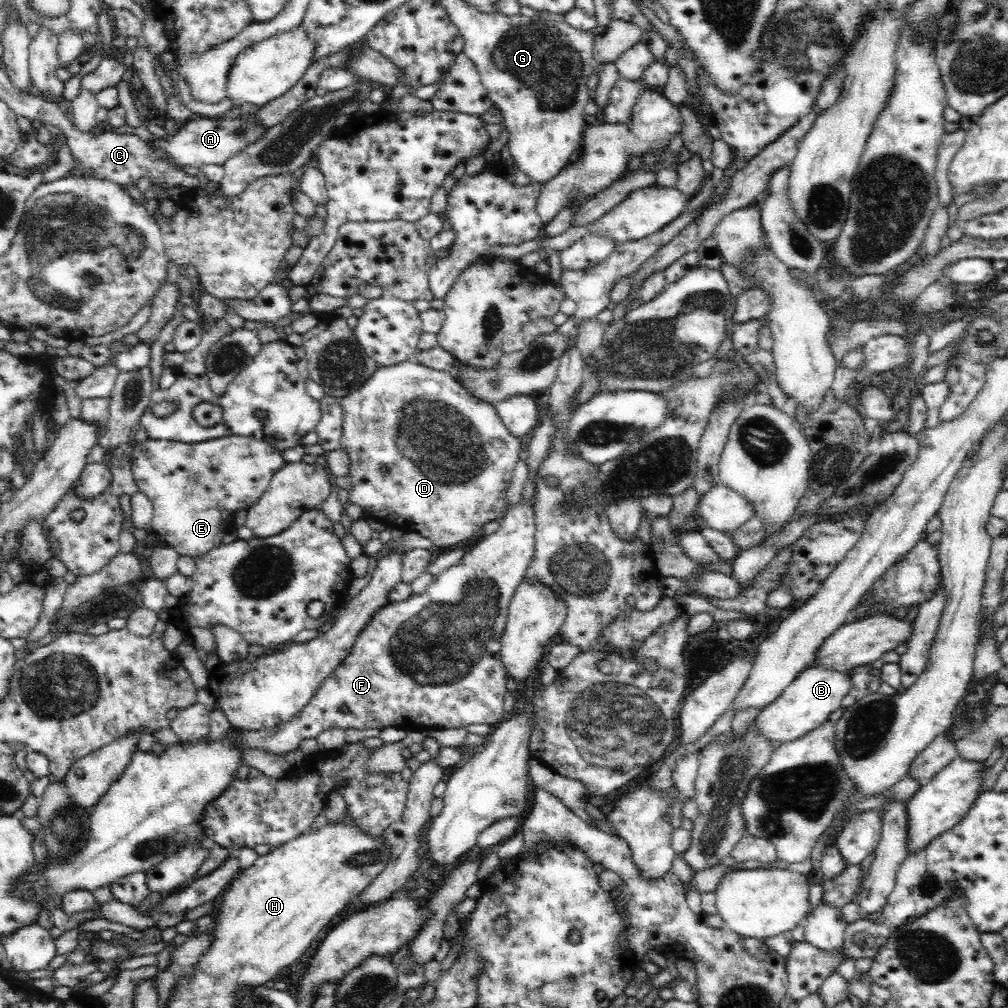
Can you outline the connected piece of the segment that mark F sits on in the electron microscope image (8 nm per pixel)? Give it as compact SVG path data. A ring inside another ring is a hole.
M521 498L516 504L510 506L500 520L498 529L492 534L486 535L453 566L447 568L438 576L434 576L433 582L424 592L419 594L412 593L407 600L382 606L382 609L379 609L377 614L374 614L366 622L366 626L363 626L362 630L358 632L358 636L354 638L354 644L350 646L350 652L342 658L342 662L338 662L338 666L334 666L334 670L330 670L330 676L322 678L322 684L318 686L314 696L310 696L306 706L302 706L300 712L290 716L286 722L282 722L282 724L278 724L274 728L244 731L241 734L241 744L248 749L257 748L273 754L285 754L290 752L290 750L296 751L300 742L305 738L316 738L320 732L330 730L330 728L342 728L344 730L379 728L382 730L388 727L396 727L406 732L428 732L443 728L464 728L471 724L489 724L494 727L500 723L501 719L507 716L503 702L504 694L507 692L506 682L508 682L508 675L504 671L504 665L499 662L500 634L504 630L514 593L518 585L523 581L522 578L526 572L526 567L530 564L534 552L535 524L533 502L534 498Z

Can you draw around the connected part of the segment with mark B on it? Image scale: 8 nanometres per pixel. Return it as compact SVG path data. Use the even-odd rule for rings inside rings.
M812 662L808 664L788 686L757 716L757 730L770 740L792 742L802 734L814 730L822 722L828 721L828 716L838 710L843 698L850 692L853 682L852 674L845 670L832 670L829 666L820 666Z

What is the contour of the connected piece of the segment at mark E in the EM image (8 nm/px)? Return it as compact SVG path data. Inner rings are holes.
M234 435L192 444L148 438L135 444L131 462L135 483L153 504L152 534L156 534L161 543L175 548L178 554L195 559L221 545L222 536L235 529L231 526L232 514L258 502L274 474L287 464L281 451L269 442Z

